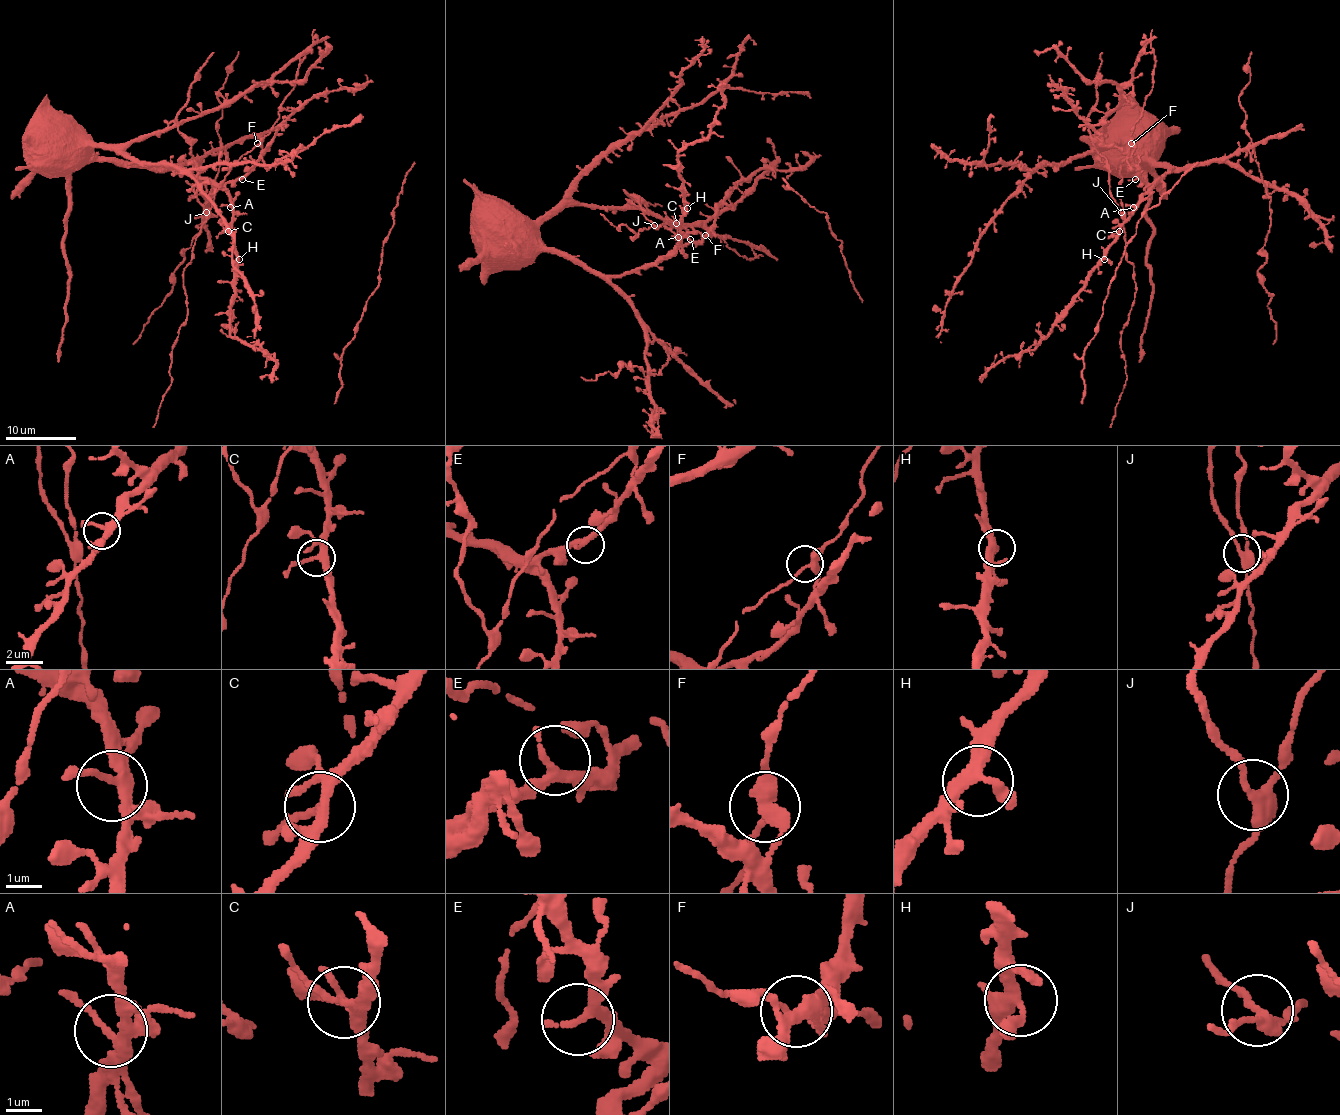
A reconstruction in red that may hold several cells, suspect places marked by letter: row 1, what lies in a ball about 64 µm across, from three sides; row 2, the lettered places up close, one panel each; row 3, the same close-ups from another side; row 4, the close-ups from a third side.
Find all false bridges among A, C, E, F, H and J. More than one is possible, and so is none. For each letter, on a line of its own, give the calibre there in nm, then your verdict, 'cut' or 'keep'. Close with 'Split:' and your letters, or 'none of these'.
A: 280 nm | keep
C: 280 nm | keep
E: 300 nm | keep
F: 300 nm | keep
H: 320 nm | keep
J: 320 nm | cut
Split: J

